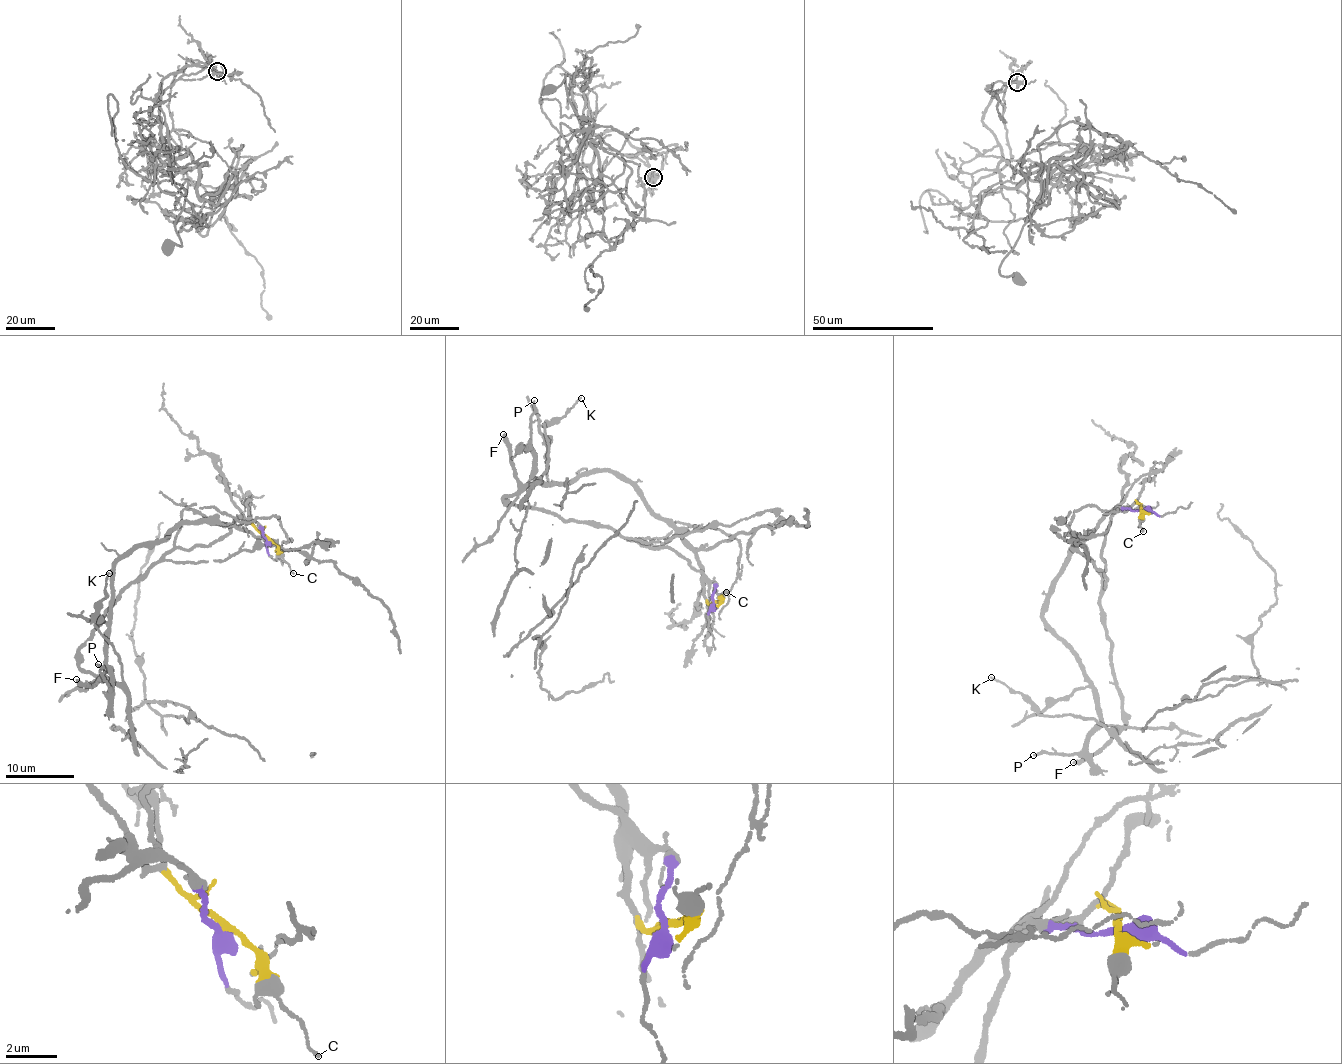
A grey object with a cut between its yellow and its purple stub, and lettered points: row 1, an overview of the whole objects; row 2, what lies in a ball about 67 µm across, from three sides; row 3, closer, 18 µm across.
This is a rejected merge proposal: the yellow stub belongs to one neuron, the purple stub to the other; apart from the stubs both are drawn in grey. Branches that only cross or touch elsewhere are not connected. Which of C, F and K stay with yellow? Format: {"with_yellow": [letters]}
{"with_yellow": ["C"]}

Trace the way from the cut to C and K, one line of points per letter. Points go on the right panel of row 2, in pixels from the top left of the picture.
C: (1141, 507), (1138, 525), (1143, 531)
K: (1141, 508), (1115, 510), (1101, 558), (1100, 600), (1125, 726), (1109, 730), (1093, 719), (1038, 713), (991, 677)

